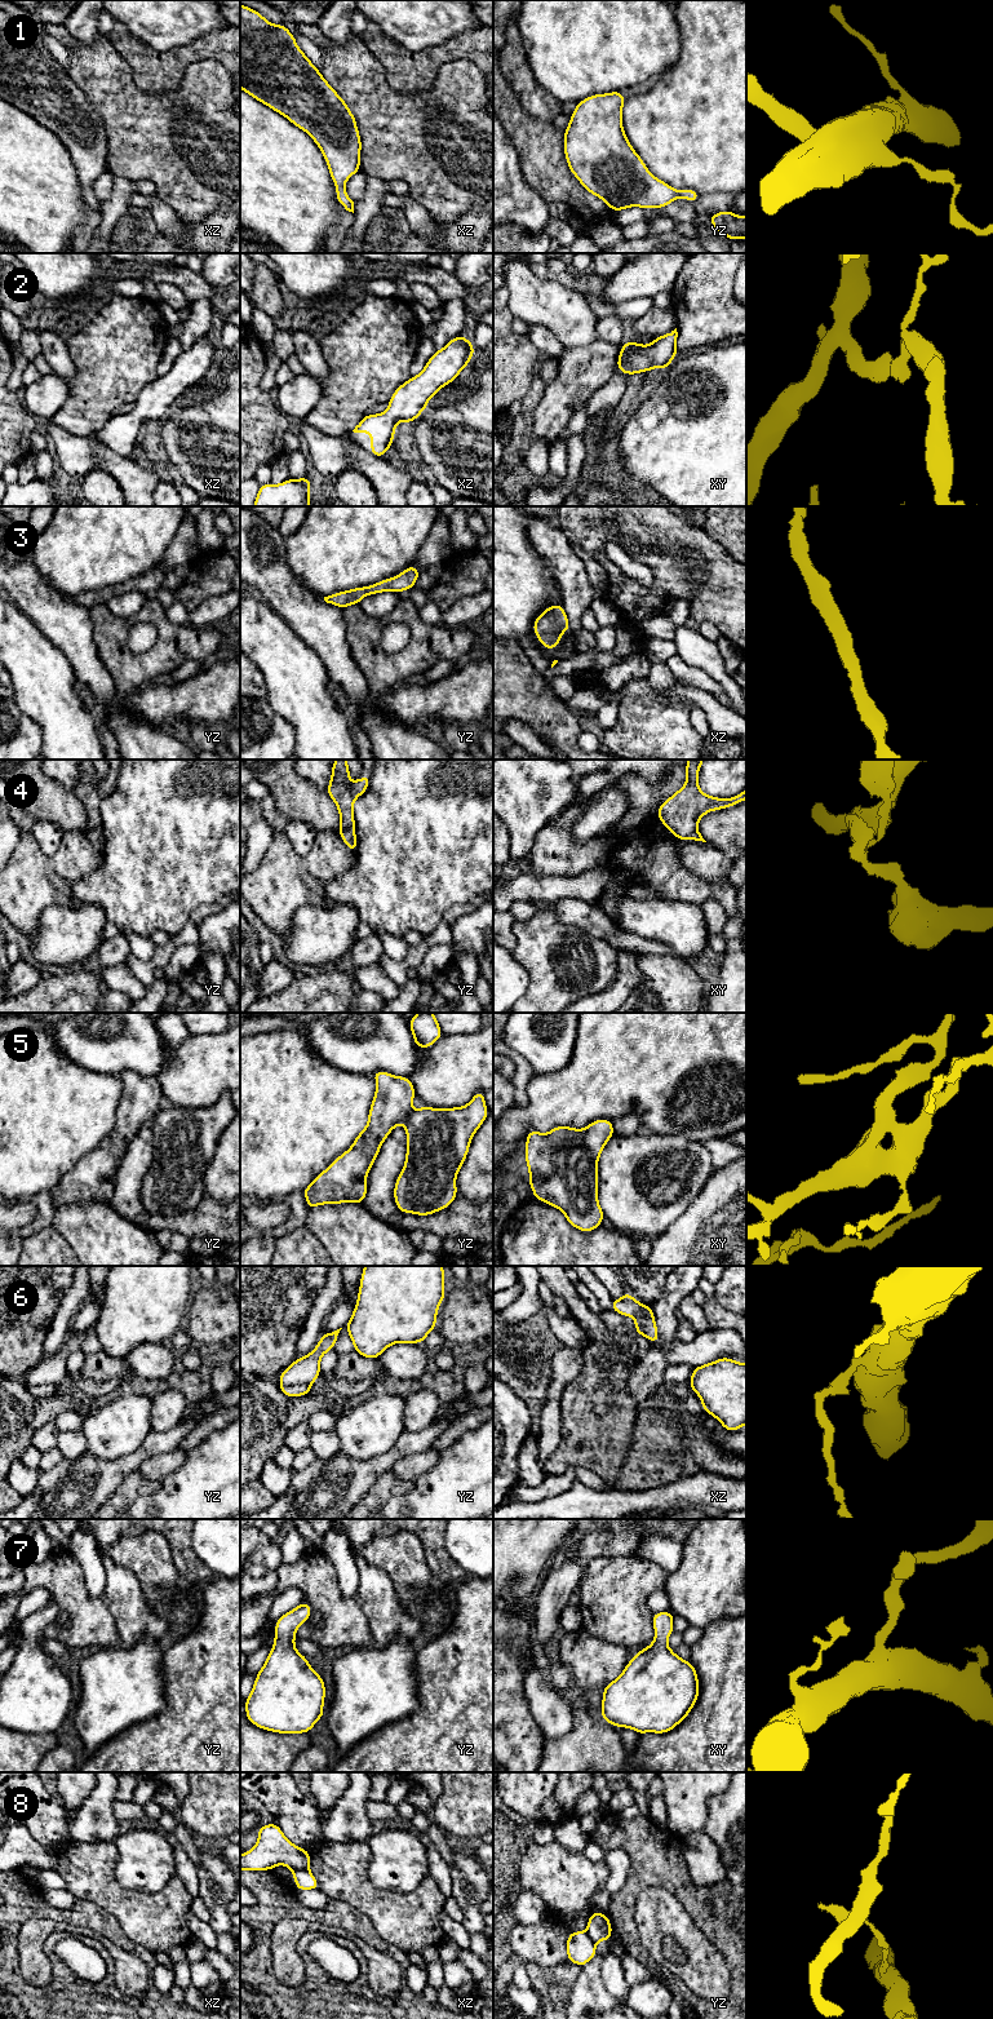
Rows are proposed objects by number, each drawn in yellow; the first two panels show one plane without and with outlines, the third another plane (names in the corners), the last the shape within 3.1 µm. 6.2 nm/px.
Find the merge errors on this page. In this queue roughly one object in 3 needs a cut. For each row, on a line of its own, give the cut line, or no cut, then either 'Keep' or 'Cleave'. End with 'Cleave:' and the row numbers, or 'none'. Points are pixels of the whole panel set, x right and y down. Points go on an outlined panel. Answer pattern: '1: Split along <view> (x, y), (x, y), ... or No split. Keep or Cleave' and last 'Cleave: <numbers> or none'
1: No split. Keep
2: No split. Keep
3: No split. Keep
4: Split along yz (354, 828), (346, 828), (340, 833). Cleave
5: No split. Keep
6: Split along yz (310, 1384), (280, 1386). Cleave
7: No split. Keep
8: Split along xz (292, 1869), (309, 1871). Cleave
Cleave: 4, 6, 8

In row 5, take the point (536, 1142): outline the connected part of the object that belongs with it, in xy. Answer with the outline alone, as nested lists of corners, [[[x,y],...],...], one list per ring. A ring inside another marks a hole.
[[[598,1119],[585,1129],[554,1126],[549,1133],[531,1129],[526,1138],[526,1164],[535,1199],[558,1208],[582,1232],[598,1228],[604,1218],[598,1201],[598,1161],[613,1134],[613,1121]]]

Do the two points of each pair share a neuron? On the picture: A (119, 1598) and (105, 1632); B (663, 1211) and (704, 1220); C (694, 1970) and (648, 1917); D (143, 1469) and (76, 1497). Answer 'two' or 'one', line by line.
A: two
B: two
C: one
D: two

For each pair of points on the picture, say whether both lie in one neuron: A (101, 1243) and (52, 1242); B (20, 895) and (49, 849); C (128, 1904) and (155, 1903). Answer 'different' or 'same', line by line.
A: different
B: different
C: same

